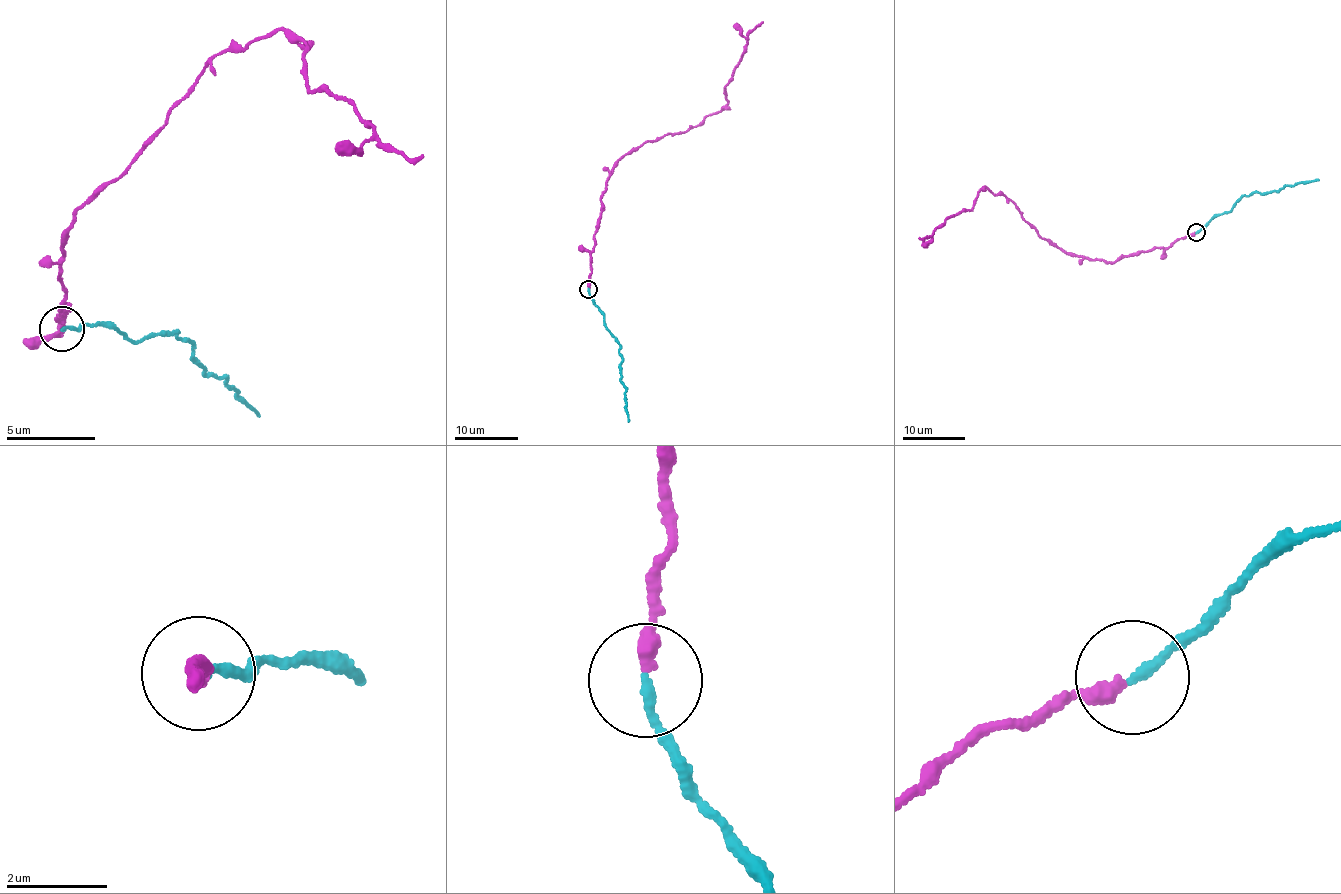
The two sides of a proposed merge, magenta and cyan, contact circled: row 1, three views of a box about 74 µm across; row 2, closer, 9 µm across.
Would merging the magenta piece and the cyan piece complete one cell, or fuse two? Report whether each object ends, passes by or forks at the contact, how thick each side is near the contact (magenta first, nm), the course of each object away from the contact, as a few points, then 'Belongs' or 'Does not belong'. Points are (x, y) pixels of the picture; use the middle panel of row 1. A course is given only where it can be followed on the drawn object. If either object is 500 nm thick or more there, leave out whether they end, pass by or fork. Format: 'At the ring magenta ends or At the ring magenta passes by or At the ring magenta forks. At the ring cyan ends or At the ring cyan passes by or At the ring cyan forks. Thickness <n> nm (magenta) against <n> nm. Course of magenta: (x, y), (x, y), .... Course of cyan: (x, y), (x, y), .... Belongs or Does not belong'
At the ring magenta ends. At the ring cyan ends. Thickness 300 nm (magenta) against 190 nm. Course of magenta: (588, 288), (601, 199), (614, 162), (718, 112), (728, 100), (724, 89), (749, 33), (762, 22). Course of cyan: (588, 288), (605, 329), (620, 346), (620, 382), (626, 389), (629, 421). Belongs

